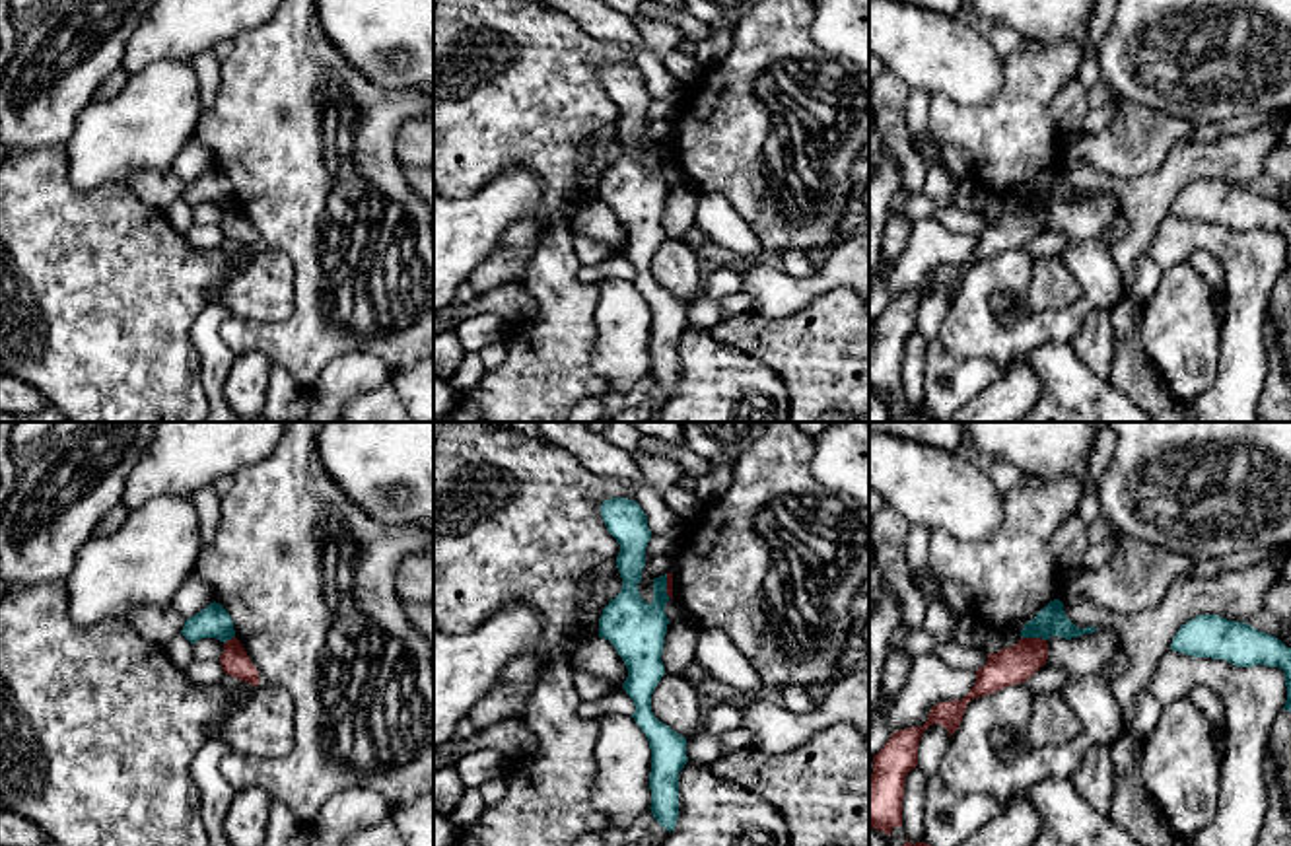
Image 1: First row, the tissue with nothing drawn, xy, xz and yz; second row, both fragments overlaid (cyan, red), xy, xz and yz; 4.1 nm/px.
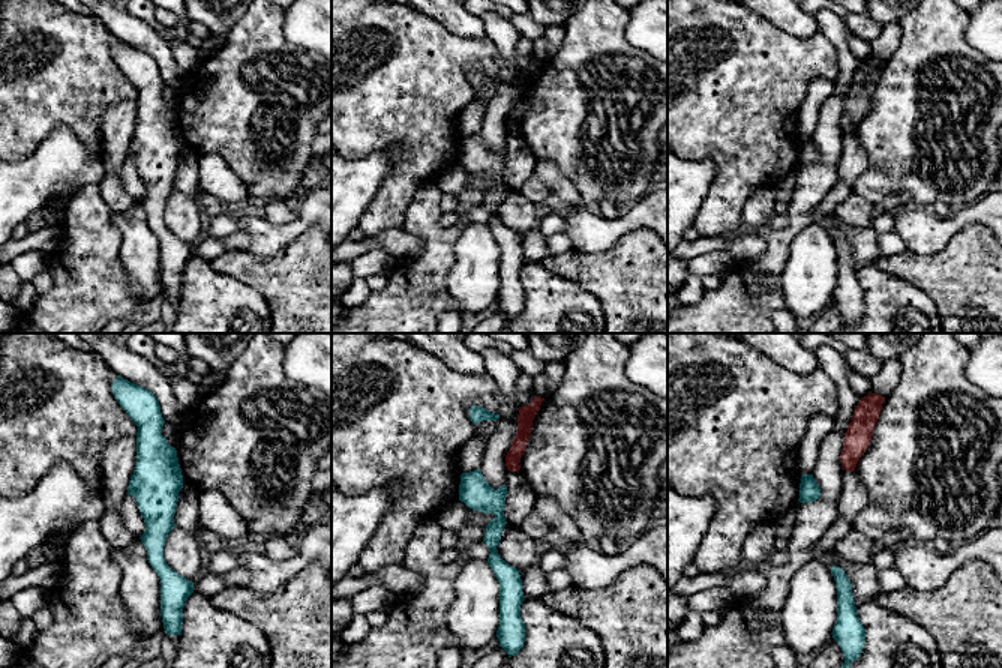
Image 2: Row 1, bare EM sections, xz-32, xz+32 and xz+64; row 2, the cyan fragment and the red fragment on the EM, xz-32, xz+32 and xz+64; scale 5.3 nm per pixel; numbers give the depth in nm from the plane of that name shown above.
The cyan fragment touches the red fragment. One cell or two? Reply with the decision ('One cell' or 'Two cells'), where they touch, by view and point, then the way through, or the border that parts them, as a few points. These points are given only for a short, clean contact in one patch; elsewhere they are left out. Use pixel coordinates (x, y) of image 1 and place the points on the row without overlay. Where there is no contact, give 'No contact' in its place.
Two cells. Touches cyan at yz (1033, 201). Boundary: yz (1021, 201), (1041, 201), (1045, 205)

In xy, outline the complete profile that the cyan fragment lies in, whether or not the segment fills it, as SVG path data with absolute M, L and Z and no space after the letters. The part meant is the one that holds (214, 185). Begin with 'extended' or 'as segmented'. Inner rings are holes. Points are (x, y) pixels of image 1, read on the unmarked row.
as segmented; M210 167L206 173L185 185L181 198L191 206L202 202L218 202L227 206L235 202L233 185L229 177L220 167Z

